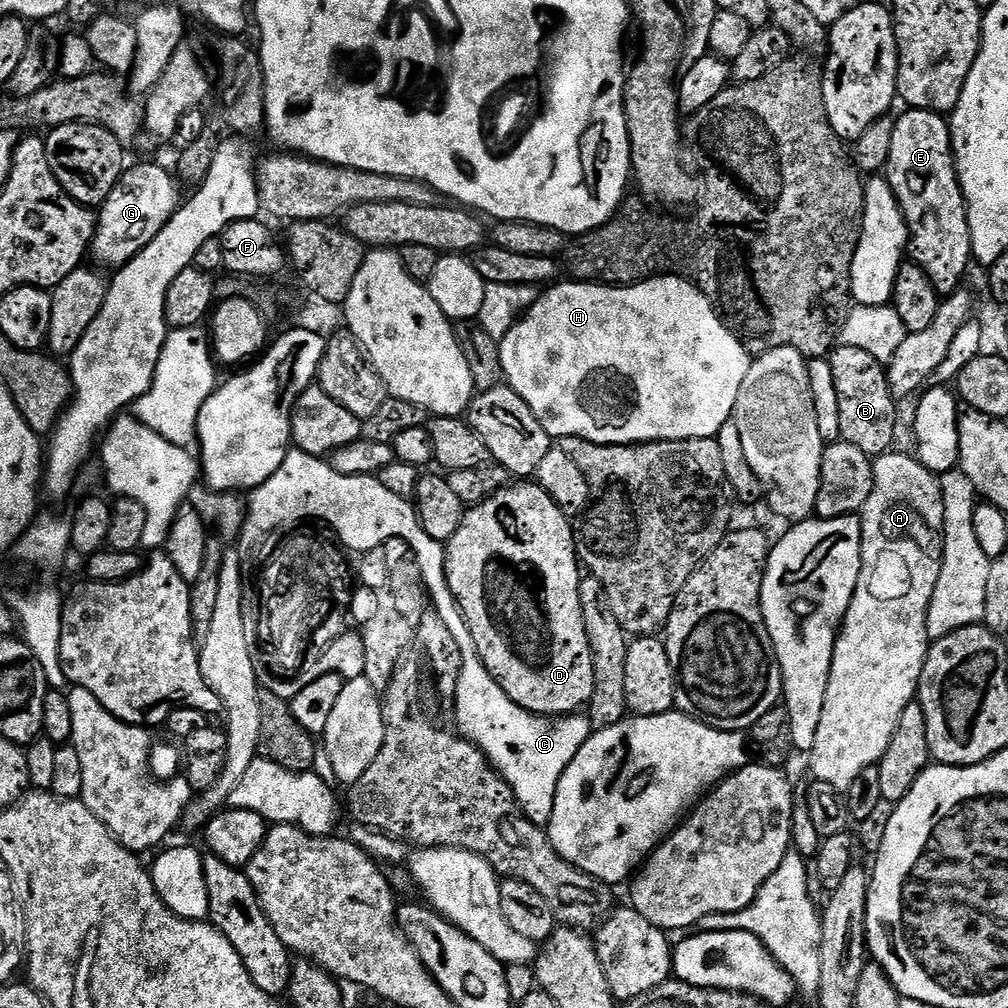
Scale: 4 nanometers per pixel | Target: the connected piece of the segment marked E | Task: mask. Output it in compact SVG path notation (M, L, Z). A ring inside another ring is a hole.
M913 108L905 111L904 117L899 117L894 126L894 134L890 138L890 158L888 159L888 167L886 169L886 179L888 185L894 190L898 206L902 210L904 220L908 224L908 247L907 255L910 257L911 263L922 266L922 270L926 270L926 274L930 278L930 282L934 282L937 292L941 297L947 298L954 292L961 291L964 275L968 272L968 264L973 263L972 243L970 242L970 226L968 225L968 205L964 202L964 191L960 189L960 179L956 177L956 162L952 158L952 129L949 121L945 119L939 112L927 112L921 108Z

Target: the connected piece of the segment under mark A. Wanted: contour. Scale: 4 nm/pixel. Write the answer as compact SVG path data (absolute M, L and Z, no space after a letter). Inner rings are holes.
M899 450L886 452L882 456L875 457L872 469L876 475L874 486L870 490L870 498L866 498L864 511L859 513L860 529L862 530L862 558L860 559L858 586L854 590L854 598L844 615L844 622L840 626L840 635L836 638L834 658L830 666L830 678L826 686L826 702L822 702L822 722L818 722L818 734L814 737L814 746L810 753L813 772L811 775L822 782L830 782L830 786L834 786L843 793L847 793L848 788L854 786L856 779L866 769L879 765L890 746L890 740L894 738L894 732L902 718L902 710L906 710L906 706L917 699L920 679L922 678L922 666L926 662L930 647L928 631L926 630L928 607L930 606L930 598L934 594L934 586L938 586L938 574L942 570L942 558L944 557L944 503L940 493L939 479L927 466L921 464L915 455L903 456Z

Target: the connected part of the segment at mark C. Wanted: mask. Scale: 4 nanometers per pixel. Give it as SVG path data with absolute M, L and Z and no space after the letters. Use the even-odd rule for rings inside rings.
M447 590L436 592L433 596L431 593L430 604L442 622L446 622L450 634L454 634L454 642L460 644L464 659L456 691L456 727L471 744L477 744L497 774L508 783L510 790L514 790L528 819L541 826L547 825L552 817L552 803L560 776L566 766L570 766L578 750L582 750L584 743L592 737L594 729L591 720L584 714L549 718L519 708L480 661L454 594Z

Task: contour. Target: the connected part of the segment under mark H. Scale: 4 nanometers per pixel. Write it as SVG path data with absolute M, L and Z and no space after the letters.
M657 276L654 280L646 280L640 284L629 284L627 286L613 286L610 284L601 284L599 282L568 282L572 284L560 284L549 287L545 294L537 295L536 301L532 303L531 308L516 321L516 325L508 331L506 338L499 341L500 357L502 358L502 370L504 371L504 380L507 387L513 388L517 394L524 398L526 406L530 406L530 410L534 410L534 414L538 418L538 422L549 436L559 438L561 436L573 436L574 438L582 438L589 440L595 444L649 444L655 440L710 440L719 437L722 426L726 426L728 420L733 419L736 411L736 403L738 402L738 390L742 390L742 382L748 373L748 365L750 363L750 354L744 349L740 339L731 332L727 326L724 325L720 315L717 314L716 309L713 308L704 293L700 289L695 288L689 280L680 280L677 276Z

